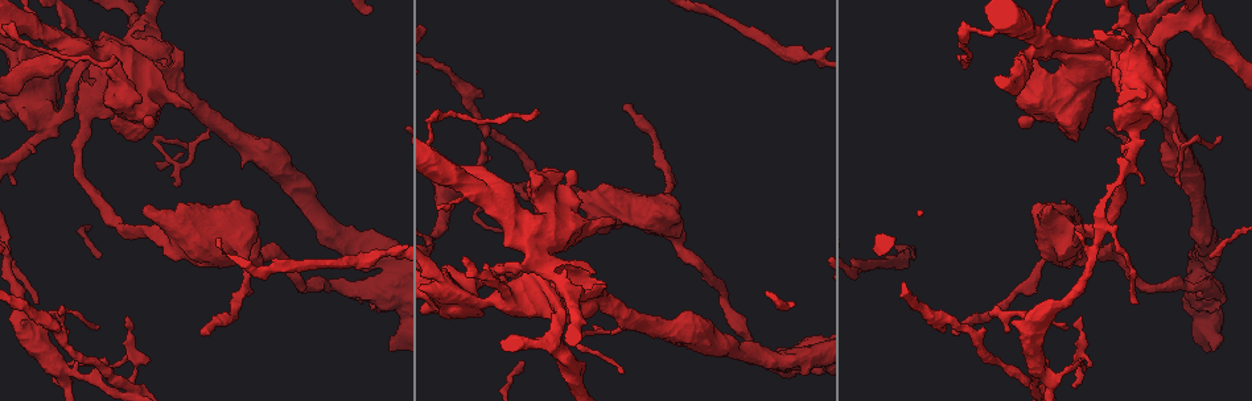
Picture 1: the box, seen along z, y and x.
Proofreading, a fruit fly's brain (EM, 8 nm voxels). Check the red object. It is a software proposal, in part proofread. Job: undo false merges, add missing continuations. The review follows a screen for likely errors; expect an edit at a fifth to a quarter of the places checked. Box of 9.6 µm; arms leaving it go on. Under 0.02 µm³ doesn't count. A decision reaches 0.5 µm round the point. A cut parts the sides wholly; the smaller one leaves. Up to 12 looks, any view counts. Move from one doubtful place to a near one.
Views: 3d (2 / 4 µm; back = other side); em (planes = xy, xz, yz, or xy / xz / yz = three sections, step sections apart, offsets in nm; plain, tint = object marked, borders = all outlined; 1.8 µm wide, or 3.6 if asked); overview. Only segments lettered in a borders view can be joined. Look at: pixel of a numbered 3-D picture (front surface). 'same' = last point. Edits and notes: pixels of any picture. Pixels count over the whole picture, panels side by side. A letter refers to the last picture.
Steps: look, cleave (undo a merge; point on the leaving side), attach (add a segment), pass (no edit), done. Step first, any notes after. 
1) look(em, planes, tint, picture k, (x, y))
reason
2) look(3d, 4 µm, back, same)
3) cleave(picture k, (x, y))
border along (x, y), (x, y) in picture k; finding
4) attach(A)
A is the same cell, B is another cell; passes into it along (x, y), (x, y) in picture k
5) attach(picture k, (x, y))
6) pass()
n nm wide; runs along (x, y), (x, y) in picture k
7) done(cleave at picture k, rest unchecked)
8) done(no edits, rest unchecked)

look(em, planes, borders, picture 1, (39, 300))
tapers out

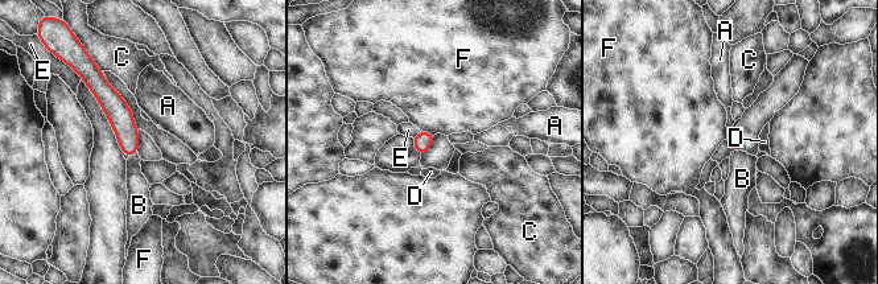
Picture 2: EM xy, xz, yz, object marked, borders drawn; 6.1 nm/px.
attach(B)
B is the same cell, A, C, D, E and F are other cells; the cell continues

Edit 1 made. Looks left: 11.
look(overview)

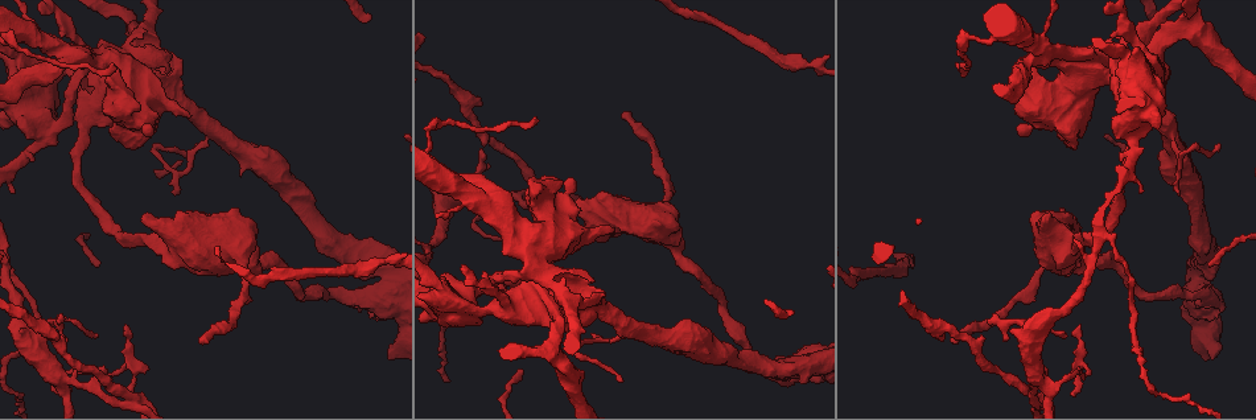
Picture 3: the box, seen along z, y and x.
look(em, planes, plain, picture 3, (1005, 338))
an open end

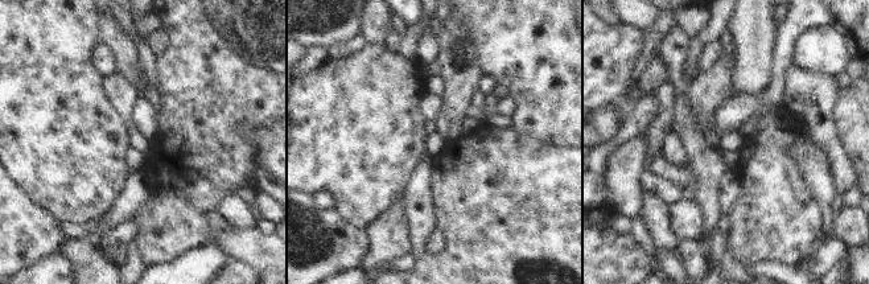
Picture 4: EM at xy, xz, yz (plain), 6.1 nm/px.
look(em, planes, borders, same)

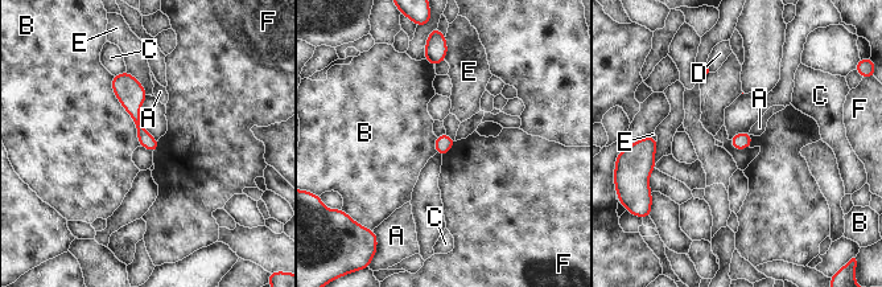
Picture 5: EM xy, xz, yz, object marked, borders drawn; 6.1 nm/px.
pass()
90 nm wide; A, B, C, D, E and F are other cells; runs along (116, 78), (132, 95), (153, 148) in picture 5; none of them fits

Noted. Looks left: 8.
look(3d, 4 µm, picture 3, (107, 400))
three arms meet

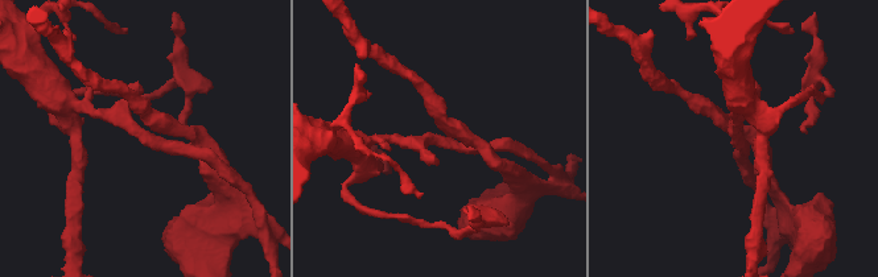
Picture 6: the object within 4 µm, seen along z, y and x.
look(em, planes, borders, picture 6, (437, 137))

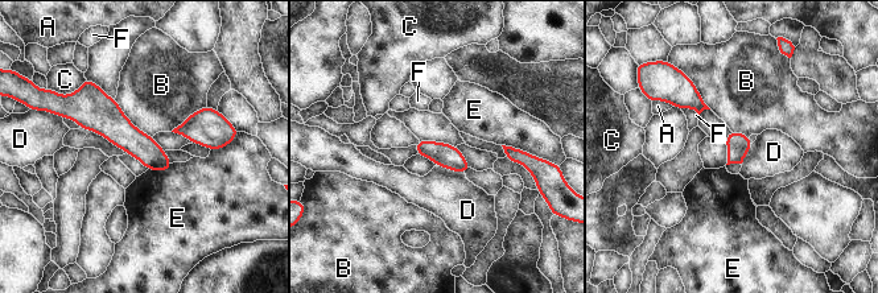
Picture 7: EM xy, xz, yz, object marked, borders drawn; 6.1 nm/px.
pass()
A, B, C, D, E and F are other cells; runs along (74, 107), (99, 112), (168, 164) in picture 7; all the same cell

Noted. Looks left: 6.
look(em, xz, step 8, borders, picture 3, (1051, 215))
thick end

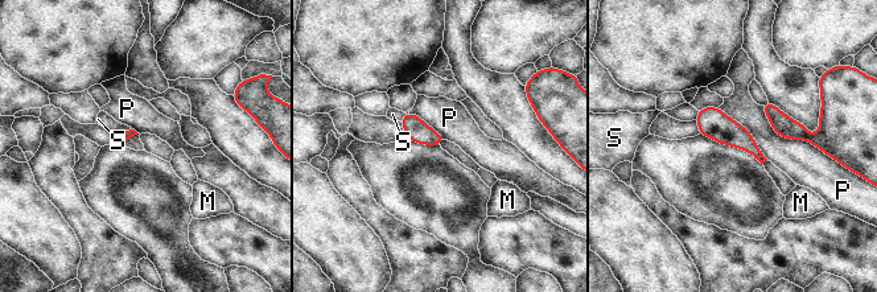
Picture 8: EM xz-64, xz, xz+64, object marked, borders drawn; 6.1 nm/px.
pass()
M, P and S are other cells; none of them fits

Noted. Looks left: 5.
look(3d, 4 µm, back, picture 3, (110, 63))
long arm stops here

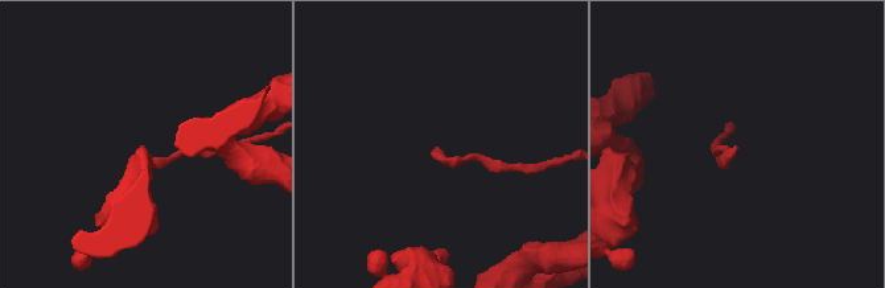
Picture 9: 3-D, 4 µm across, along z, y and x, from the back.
look(em, planes, borders, picture 9, (439, 149))

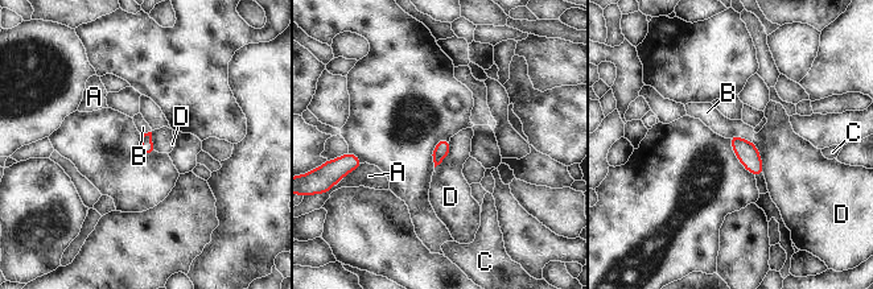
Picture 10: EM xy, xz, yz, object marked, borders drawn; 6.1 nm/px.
attach(B)
B is the same cell, A, C and D are other cells; passes into it along (746, 152), (738, 136), (707, 112) in picture 10; it goes on there

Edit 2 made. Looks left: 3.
done(attach at picture 2, attach at picture 10, rest unchecked)

